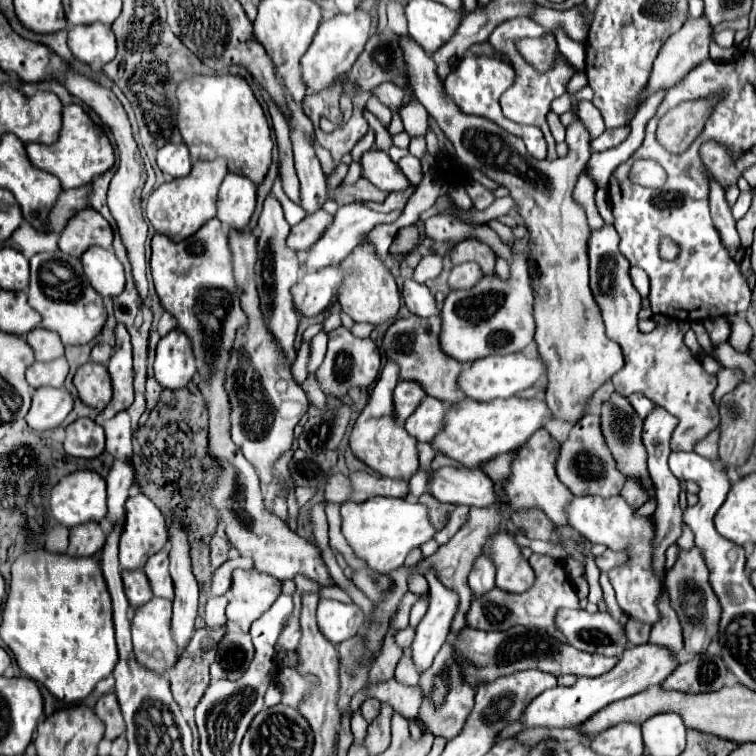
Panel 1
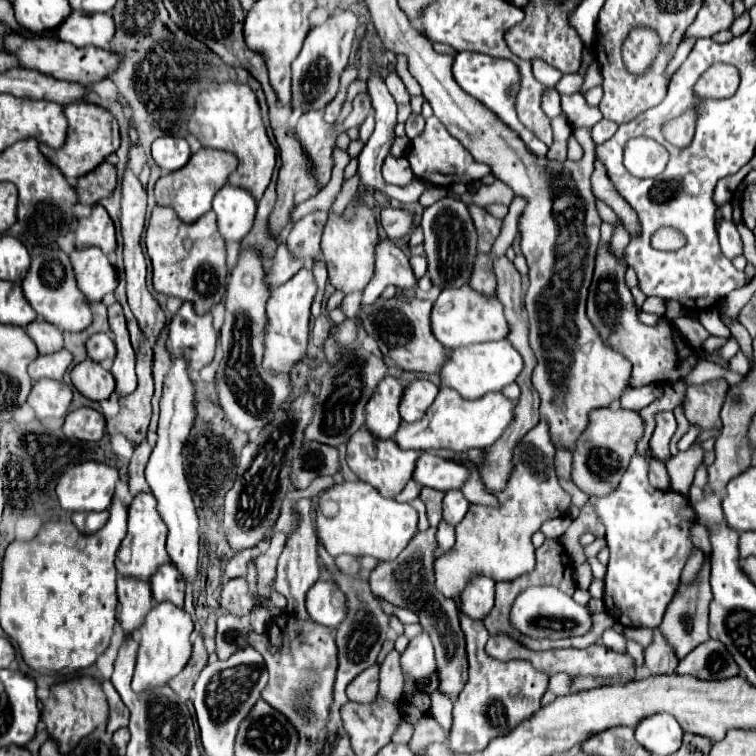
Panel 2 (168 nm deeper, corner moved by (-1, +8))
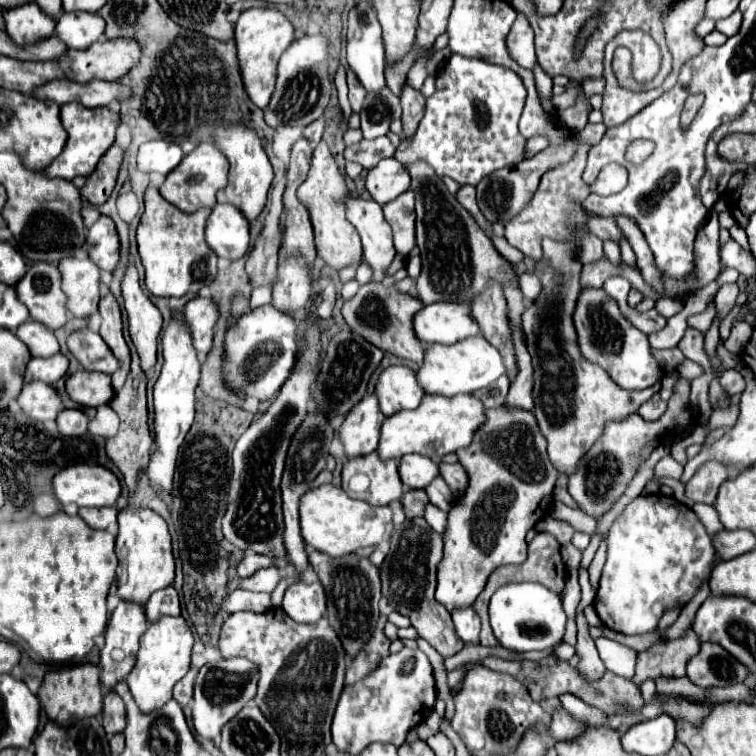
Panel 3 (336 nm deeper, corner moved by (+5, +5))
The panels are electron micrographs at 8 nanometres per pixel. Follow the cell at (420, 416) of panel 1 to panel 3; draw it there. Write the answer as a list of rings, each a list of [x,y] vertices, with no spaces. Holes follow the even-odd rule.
[[[390,365],[376,381],[376,397],[380,411],[388,417],[400,409],[414,409],[422,399],[424,391],[418,387],[416,375],[404,365]]]

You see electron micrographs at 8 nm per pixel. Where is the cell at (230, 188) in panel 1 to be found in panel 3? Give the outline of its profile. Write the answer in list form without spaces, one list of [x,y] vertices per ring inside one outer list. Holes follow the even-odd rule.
[[[216,203],[206,223],[206,243],[218,257],[242,259],[250,245],[246,217],[232,205]]]

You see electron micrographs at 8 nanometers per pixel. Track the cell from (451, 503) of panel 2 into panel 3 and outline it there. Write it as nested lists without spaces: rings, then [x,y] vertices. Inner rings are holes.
[[[436,477],[434,481],[430,481],[426,487],[424,487],[430,503],[442,507],[444,511],[450,511],[452,503],[454,503],[454,493],[450,491],[450,487],[446,485],[446,481],[442,477]]]

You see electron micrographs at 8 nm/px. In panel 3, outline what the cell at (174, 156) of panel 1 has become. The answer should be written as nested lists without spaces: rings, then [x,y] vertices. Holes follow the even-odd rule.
[[[150,141],[138,149],[138,171],[168,175],[182,161],[182,157],[184,153],[176,143]]]

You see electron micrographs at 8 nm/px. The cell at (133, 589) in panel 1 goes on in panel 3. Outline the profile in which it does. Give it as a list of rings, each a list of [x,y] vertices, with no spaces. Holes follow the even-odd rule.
[[[120,601],[118,607],[114,609],[110,621],[108,621],[108,627],[106,627],[106,643],[100,651],[100,679],[102,679],[102,685],[106,687],[106,691],[114,691],[116,683],[124,681],[128,677],[128,673],[132,671],[134,663],[136,663],[136,653],[138,653],[138,641],[140,637],[144,635],[148,627],[148,619],[144,615],[144,609],[136,603],[126,603],[126,601]]]

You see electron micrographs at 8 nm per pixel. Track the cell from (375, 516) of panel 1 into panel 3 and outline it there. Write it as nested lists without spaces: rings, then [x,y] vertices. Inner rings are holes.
[[[332,483],[314,487],[306,491],[300,499],[300,531],[304,541],[330,555],[346,555],[354,553],[360,547],[368,545],[380,545],[382,541],[388,541],[394,527],[392,527],[392,509],[390,507],[372,507],[366,501],[348,497],[340,487],[334,487]]]

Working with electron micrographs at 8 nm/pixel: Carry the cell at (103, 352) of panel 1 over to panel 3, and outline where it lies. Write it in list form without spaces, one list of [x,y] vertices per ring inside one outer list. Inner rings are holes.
[[[88,327],[74,331],[66,343],[70,353],[86,371],[102,371],[112,375],[120,369],[120,361],[114,357],[104,339]]]

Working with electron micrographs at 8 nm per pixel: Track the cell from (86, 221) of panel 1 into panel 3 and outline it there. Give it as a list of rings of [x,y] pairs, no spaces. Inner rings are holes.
[[[102,215],[90,229],[88,229],[88,255],[100,269],[114,273],[120,261],[120,239],[116,225],[110,217]]]

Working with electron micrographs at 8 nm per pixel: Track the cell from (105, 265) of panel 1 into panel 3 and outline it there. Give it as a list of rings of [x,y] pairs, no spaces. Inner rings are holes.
[[[62,259],[58,263],[62,273],[62,291],[66,293],[66,307],[74,317],[90,317],[98,311],[100,301],[100,269],[92,261]]]

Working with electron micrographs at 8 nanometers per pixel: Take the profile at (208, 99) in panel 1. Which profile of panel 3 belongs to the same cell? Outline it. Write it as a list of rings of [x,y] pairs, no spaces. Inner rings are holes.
[[[224,125],[222,129],[218,127],[214,143],[230,161],[230,179],[228,179],[228,185],[218,191],[218,203],[230,203],[236,209],[240,209],[248,221],[254,221],[266,205],[268,189],[274,179],[272,165],[264,153],[260,139],[252,129],[244,125]]]

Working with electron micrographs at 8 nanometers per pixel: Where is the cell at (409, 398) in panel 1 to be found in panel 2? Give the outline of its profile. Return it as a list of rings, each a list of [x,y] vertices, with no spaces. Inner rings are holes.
[[[386,376],[378,384],[374,396],[366,406],[366,426],[368,430],[372,430],[374,436],[392,438],[400,428],[402,418],[398,408],[400,408],[404,388],[406,386],[398,382],[398,378],[394,376]]]

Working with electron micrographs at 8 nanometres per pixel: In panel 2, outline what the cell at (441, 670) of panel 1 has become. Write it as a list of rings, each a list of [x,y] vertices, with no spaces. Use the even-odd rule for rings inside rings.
[[[428,528],[426,532],[416,532],[414,540],[408,544],[408,548],[404,548],[404,552],[400,552],[400,556],[396,560],[380,562],[372,570],[370,588],[372,588],[372,594],[376,594],[376,598],[380,598],[380,600],[386,600],[386,602],[390,602],[394,606],[408,606],[414,612],[418,610],[420,624],[430,632],[434,648],[436,648],[436,664],[438,664],[438,678],[440,678],[438,690],[442,694],[446,694],[454,702],[454,700],[458,700],[464,684],[468,682],[468,660],[466,660],[466,648],[464,648],[464,634],[462,634],[460,624],[458,624],[456,604],[452,604],[452,600],[442,596],[440,592],[436,594],[436,588],[434,588],[434,576],[432,576],[432,564],[434,564],[432,552],[434,550],[436,550],[436,528]]]

